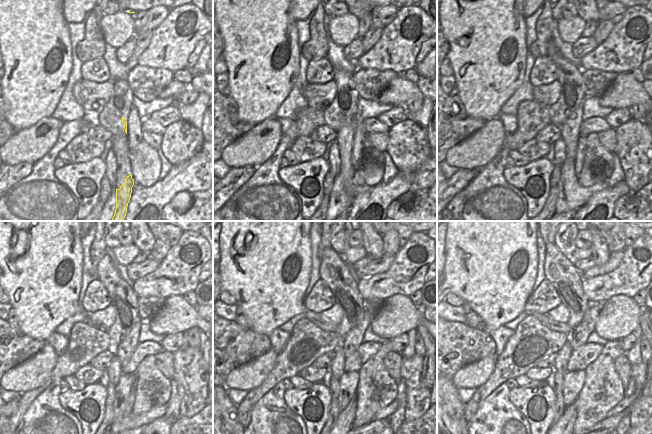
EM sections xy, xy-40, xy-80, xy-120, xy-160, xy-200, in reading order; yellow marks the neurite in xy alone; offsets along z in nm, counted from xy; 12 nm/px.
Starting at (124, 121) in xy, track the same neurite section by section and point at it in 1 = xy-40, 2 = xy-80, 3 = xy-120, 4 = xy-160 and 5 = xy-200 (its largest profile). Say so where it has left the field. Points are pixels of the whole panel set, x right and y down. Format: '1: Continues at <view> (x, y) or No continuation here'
1: Continues at xy-40 (348, 120)
2: Continues at xy-80 (577, 116)
3: Continues at xy-120 (130, 340)
4: Continues at xy-160 (354, 338)
5: Continues at xy-200 (578, 336).

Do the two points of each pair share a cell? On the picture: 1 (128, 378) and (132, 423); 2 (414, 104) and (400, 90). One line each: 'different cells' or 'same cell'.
1: same cell
2: different cells

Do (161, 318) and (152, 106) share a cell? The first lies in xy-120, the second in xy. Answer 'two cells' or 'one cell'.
two cells

